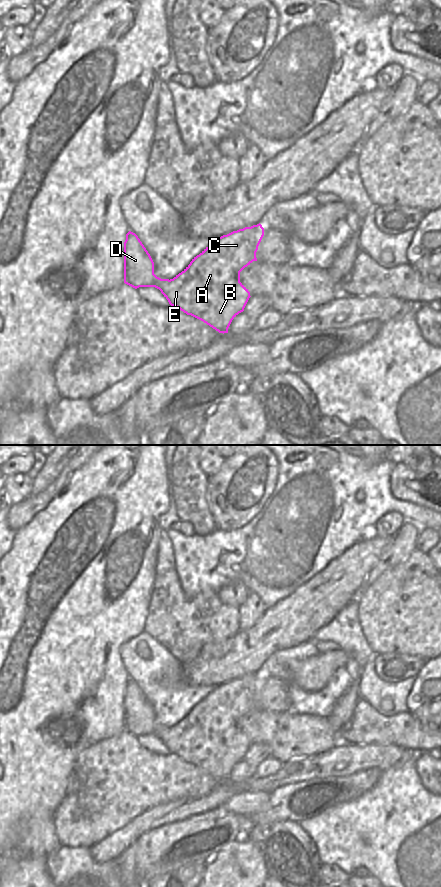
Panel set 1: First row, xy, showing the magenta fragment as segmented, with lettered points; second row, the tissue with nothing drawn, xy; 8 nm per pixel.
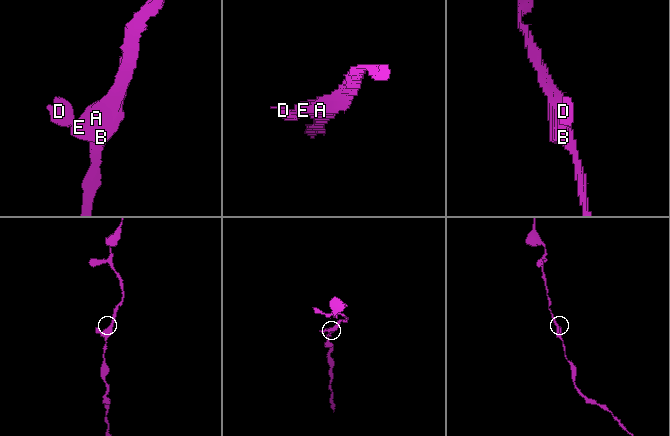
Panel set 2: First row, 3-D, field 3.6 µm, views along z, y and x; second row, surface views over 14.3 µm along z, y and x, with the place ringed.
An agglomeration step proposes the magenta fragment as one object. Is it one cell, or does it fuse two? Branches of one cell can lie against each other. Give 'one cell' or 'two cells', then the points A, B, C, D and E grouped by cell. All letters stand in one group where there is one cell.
two cells | A B C E / D

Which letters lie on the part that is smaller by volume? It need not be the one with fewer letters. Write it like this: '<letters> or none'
D

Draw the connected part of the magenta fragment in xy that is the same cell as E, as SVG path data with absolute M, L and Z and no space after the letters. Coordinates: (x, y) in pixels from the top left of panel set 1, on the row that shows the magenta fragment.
M259 223L214 239L181 273L166 283L161 293L171 306L203 321L219 333L228 333L232 320L244 311L251 297L240 282L240 272L257 261L256 252L263 236L264 228Z

